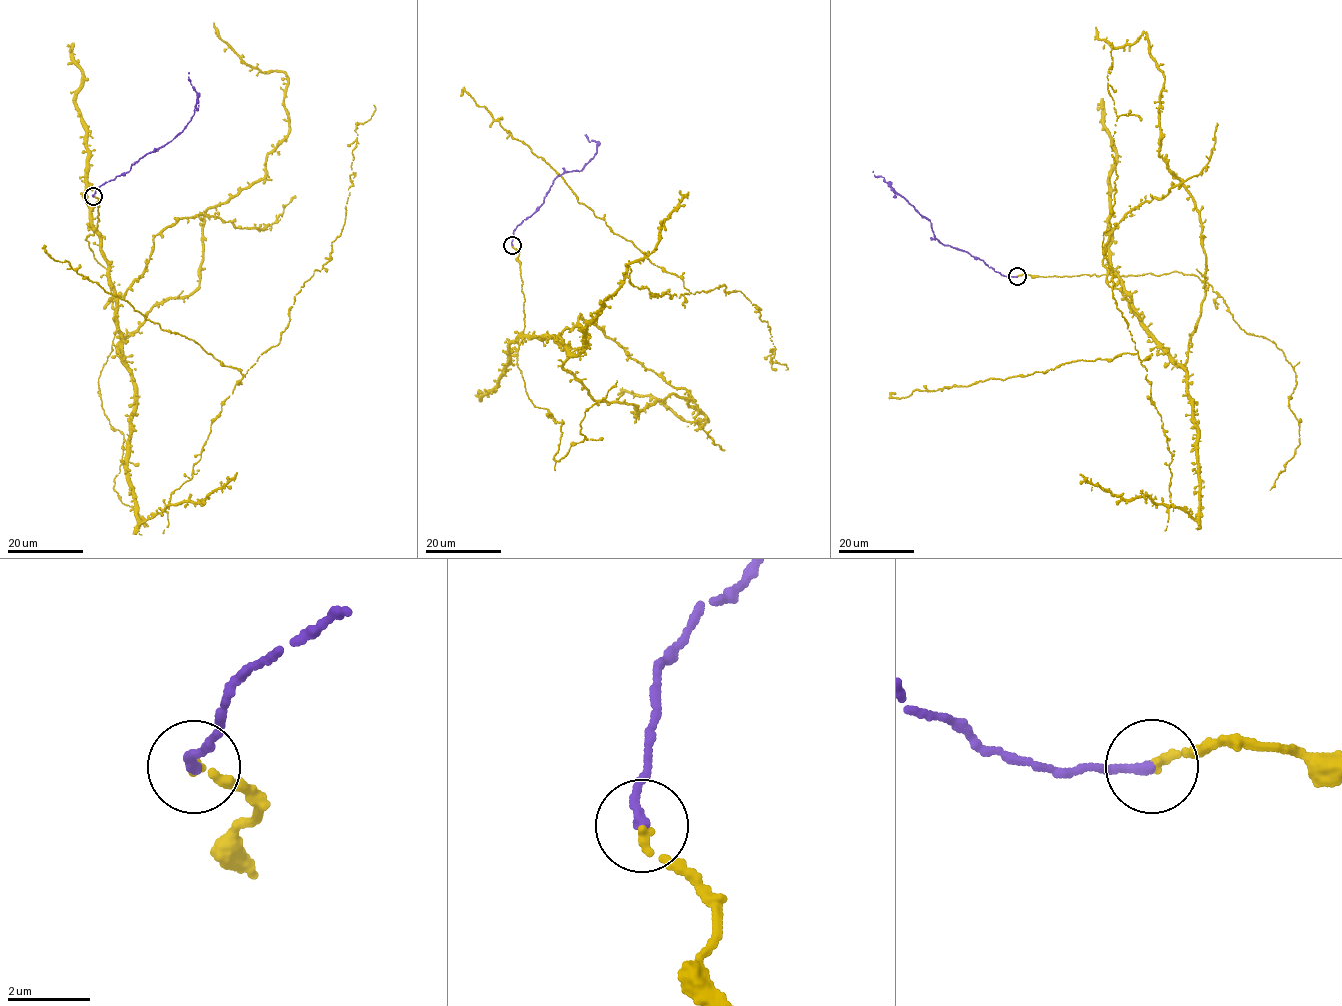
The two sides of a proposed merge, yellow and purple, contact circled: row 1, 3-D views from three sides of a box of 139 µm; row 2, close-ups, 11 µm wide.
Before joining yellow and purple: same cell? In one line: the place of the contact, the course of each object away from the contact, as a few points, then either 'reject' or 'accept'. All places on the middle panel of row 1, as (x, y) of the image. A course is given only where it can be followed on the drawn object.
at (512, 245); yellow runs (512, 245), (529, 336), (576, 355), (627, 277), (661, 297), (725, 285), (758, 308), (786, 370); purple runs (512, 245), (513, 230), (543, 203), (553, 180), (581, 170), (597, 151), (597, 143), (589, 141), (586, 135); accept

